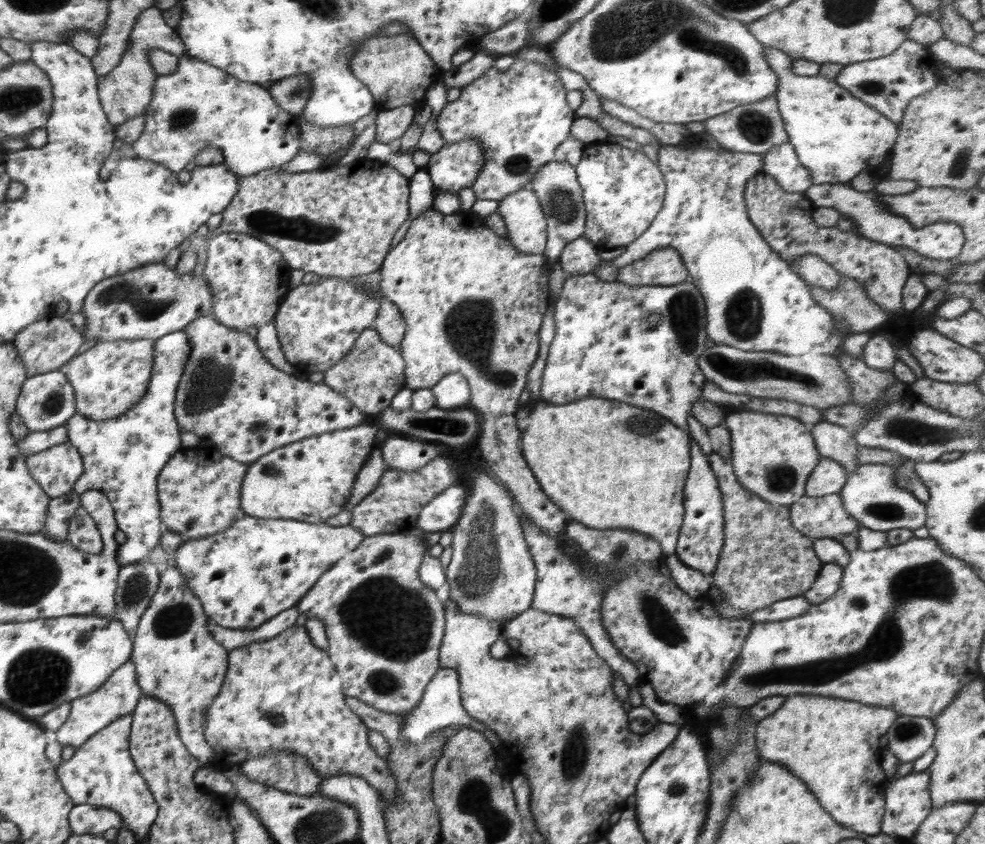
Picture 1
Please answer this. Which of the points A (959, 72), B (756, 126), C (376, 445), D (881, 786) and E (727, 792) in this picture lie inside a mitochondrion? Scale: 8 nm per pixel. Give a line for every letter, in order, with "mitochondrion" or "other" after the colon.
A: other
B: mitochondrion
C: other
D: other
E: other

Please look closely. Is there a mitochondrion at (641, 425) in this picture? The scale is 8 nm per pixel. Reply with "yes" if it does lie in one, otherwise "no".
yes

